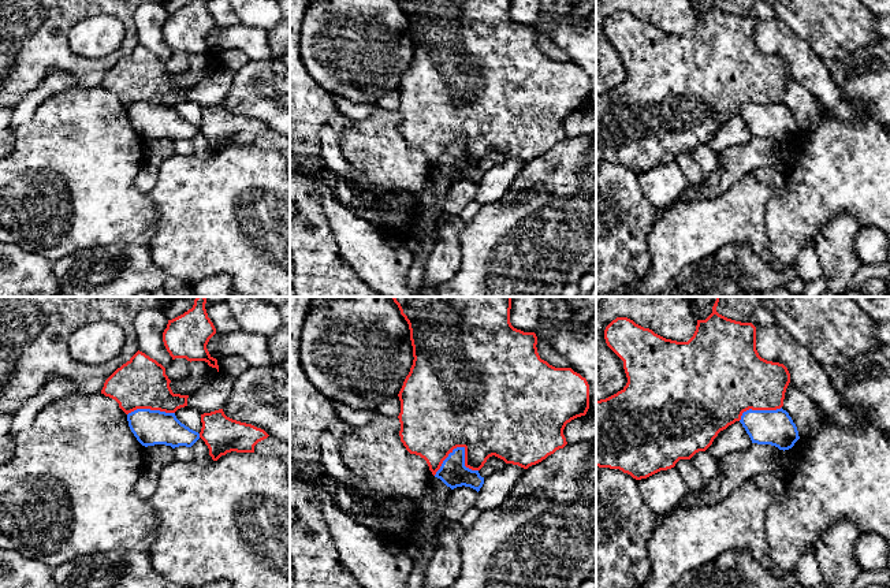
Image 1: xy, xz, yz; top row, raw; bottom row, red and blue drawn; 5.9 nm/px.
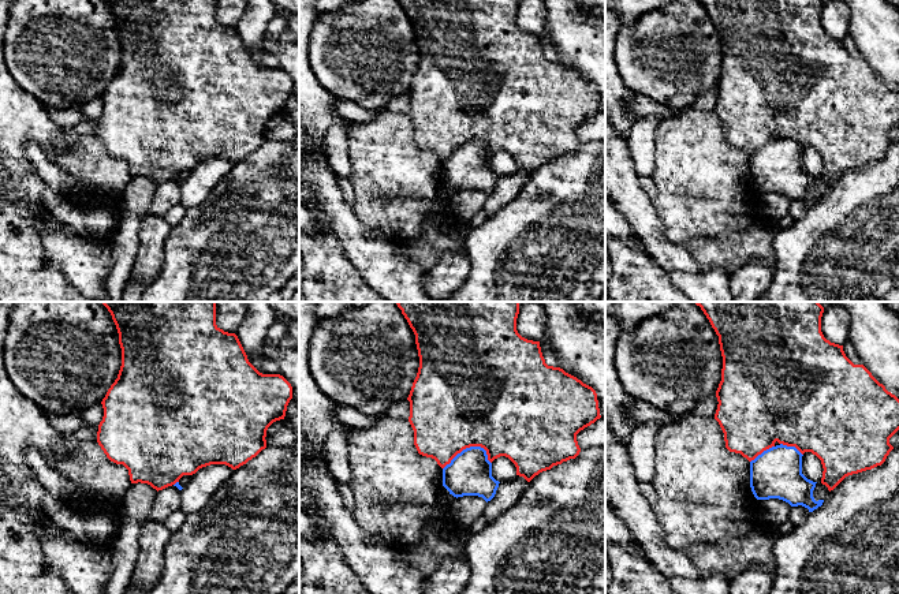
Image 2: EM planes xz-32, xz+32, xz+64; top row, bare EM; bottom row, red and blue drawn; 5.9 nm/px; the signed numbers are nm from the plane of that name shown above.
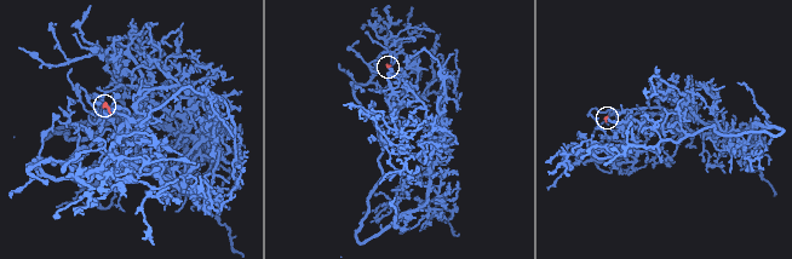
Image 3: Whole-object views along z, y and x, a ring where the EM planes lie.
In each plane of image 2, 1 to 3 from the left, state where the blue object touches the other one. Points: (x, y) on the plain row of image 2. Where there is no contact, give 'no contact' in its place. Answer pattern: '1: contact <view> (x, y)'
1: contact xz-32 (175, 176)
2: contact xz+32 (469, 141)
3: contact xz+64 (761, 146)

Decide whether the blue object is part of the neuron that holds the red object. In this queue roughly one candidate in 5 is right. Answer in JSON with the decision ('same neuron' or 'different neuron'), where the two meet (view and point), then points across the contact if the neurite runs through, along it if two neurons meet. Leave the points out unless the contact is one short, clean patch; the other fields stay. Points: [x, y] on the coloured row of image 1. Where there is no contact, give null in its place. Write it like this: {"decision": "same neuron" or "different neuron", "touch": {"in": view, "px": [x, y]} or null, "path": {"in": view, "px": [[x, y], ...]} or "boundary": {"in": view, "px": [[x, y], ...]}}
{"decision": "different neuron", "touch": {"in": "xz", "px": [460, 446]}}

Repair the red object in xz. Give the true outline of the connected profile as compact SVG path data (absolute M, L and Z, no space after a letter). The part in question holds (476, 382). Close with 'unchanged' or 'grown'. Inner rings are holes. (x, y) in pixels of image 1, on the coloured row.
M391 297L398 305L401 315L409 324L410 340L413 346L413 365L398 394L401 401L401 442L410 454L420 455L435 476L443 461L457 447L465 449L465 466L472 470L480 470L492 455L503 459L506 464L518 465L528 469L563 449L567 442L563 429L571 420L585 416L589 409L589 384L585 377L571 368L555 368L541 360L537 353L537 336L535 332L524 332L510 323L511 297Z; unchanged

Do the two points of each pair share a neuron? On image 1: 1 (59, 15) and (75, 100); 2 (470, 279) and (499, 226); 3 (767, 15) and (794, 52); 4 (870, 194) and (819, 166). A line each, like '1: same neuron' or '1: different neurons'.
1: different neurons
2: same neuron
3: same neuron
4: same neuron

